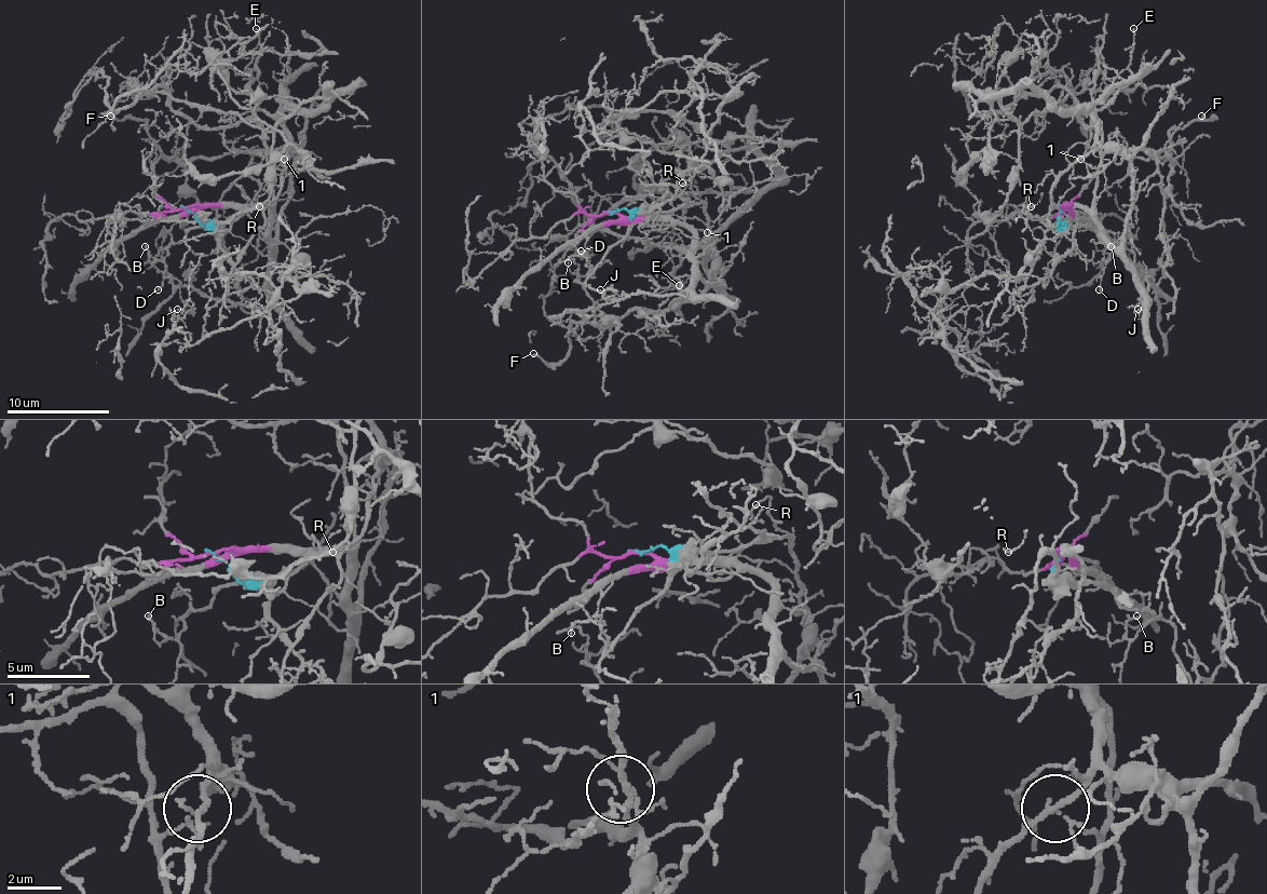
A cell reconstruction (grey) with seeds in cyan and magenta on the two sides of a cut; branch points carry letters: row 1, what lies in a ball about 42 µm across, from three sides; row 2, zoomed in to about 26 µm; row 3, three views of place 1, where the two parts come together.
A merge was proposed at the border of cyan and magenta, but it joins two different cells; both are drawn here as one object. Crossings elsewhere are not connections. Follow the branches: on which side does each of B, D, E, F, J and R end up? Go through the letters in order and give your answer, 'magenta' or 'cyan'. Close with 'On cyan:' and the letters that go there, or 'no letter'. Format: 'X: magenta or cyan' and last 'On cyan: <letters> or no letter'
B: cyan
D: cyan
E: cyan
F: cyan
J: cyan
R: cyan
On cyan: B, D, E, F, J, R

